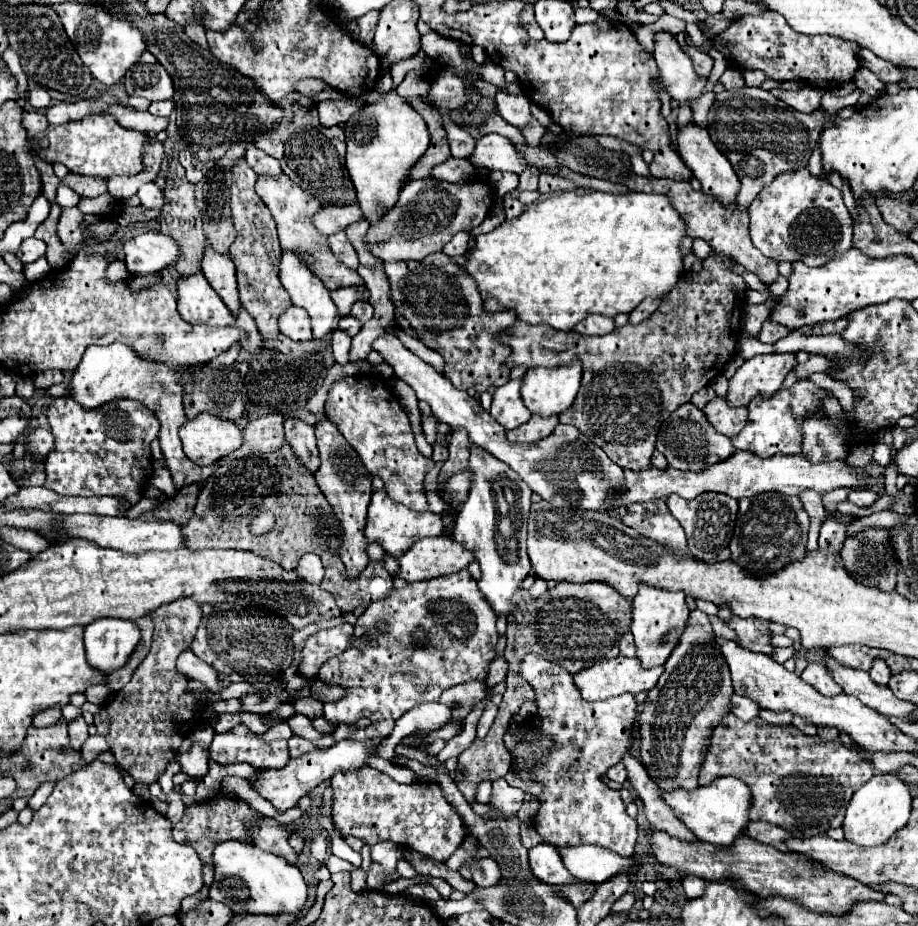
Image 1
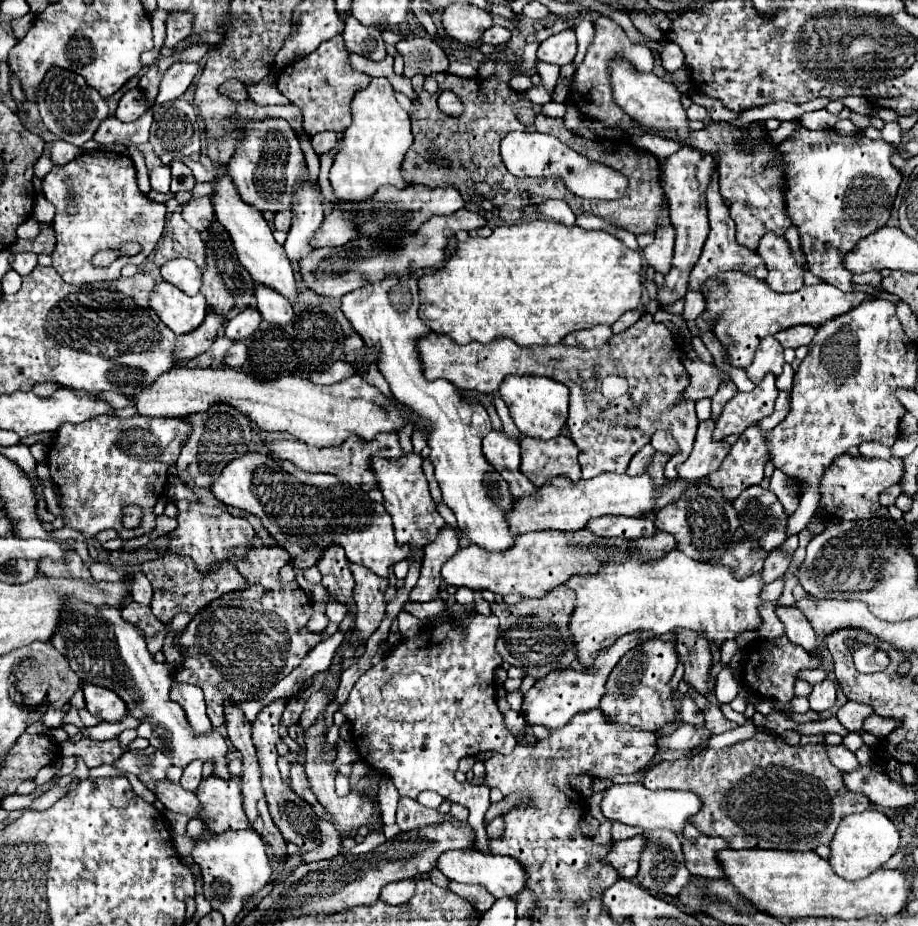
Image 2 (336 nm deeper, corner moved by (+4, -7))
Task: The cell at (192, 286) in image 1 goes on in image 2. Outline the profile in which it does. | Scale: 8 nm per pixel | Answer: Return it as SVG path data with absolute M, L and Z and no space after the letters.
M166 281L154 287L150 295L150 309L156 311L162 323L176 335L194 331L208 313L206 299L200 293L196 297L188 297L176 285L170 285Z

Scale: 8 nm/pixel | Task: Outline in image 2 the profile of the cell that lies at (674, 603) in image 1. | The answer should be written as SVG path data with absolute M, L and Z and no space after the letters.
M646 641L638 645L638 649L632 649L618 661L614 671L608 675L606 681L606 693L598 705L598 709L604 713L608 721L616 721L620 725L632 725L636 729L652 731L656 733L666 723L676 721L676 703L672 701L674 691L670 689L670 679L674 675L678 663L678 655L674 645L668 641Z

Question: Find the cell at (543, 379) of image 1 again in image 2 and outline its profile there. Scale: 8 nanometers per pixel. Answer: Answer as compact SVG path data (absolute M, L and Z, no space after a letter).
M514 375L514 377L506 377L506 381L498 389L498 395L508 405L510 415L522 435L536 437L536 439L554 439L562 433L566 419L568 419L568 395L570 393L566 385L548 377Z

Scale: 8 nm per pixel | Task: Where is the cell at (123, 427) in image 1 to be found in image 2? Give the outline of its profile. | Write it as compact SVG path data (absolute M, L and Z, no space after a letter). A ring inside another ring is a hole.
M100 415L94 419L88 419L84 423L66 423L62 425L56 435L54 443L48 451L48 467L52 473L52 479L60 493L60 509L64 513L66 525L78 529L86 539L96 537L104 529L116 529L120 539L134 539L148 535L156 527L156 515L154 505L164 495L166 487L166 473L168 467L176 463L180 449L184 447L184 441L190 437L192 429L188 421L182 419L150 419L150 417L130 417L130 419L118 419L110 415ZM126 505L138 505L144 511L142 525L138 529L124 529L122 527L122 509Z

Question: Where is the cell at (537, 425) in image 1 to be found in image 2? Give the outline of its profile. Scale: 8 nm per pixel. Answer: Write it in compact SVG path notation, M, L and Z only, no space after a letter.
M566 435L542 441L534 437L520 439L522 449L522 473L558 477L564 475L570 481L582 479L578 465L578 449Z

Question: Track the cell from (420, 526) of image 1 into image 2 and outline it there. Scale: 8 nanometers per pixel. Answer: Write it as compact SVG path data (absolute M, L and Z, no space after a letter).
M246 453L228 463L210 491L224 505L256 515L276 543L290 553L298 569L314 567L328 547L338 545L344 547L350 563L364 565L378 577L388 577L390 565L406 559L410 553L410 549L396 545L390 515L368 493L348 485L336 485L334 489L306 485L264 453Z

